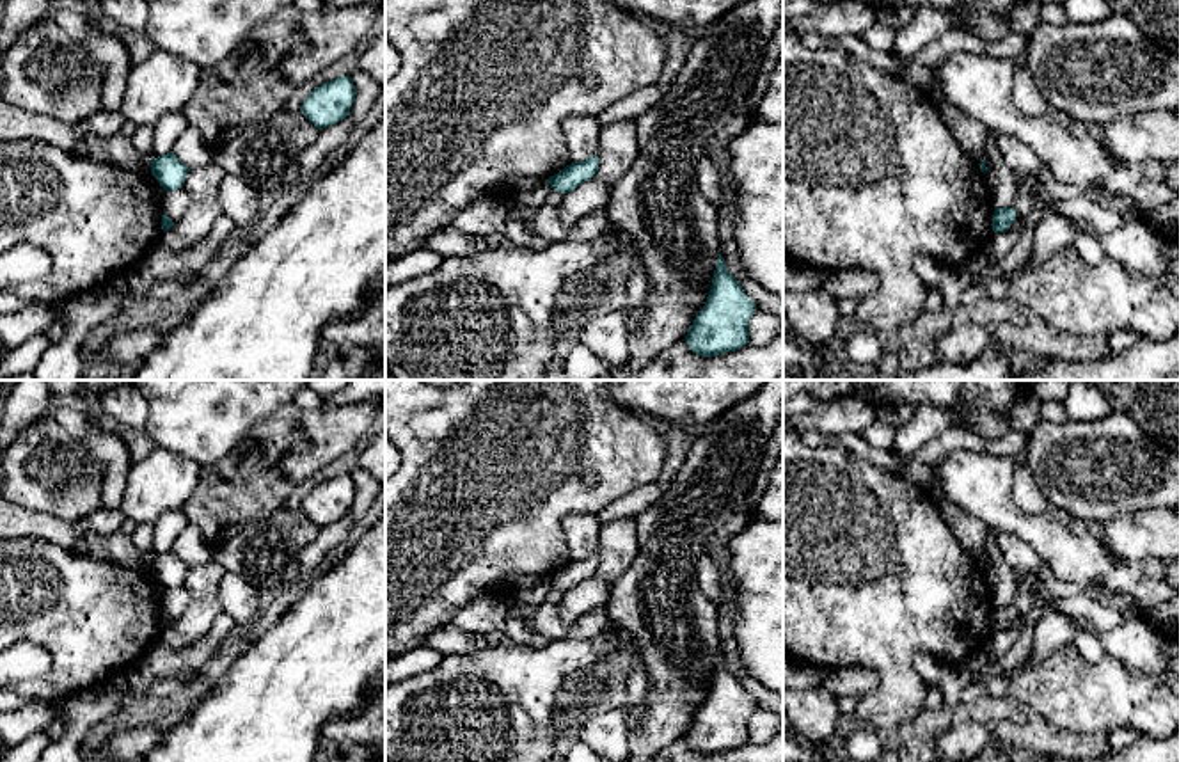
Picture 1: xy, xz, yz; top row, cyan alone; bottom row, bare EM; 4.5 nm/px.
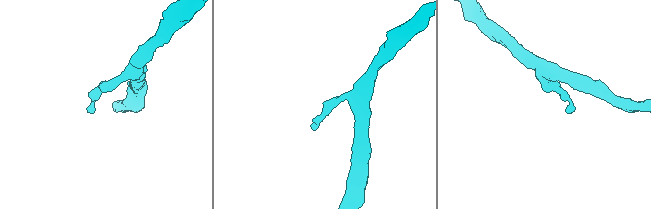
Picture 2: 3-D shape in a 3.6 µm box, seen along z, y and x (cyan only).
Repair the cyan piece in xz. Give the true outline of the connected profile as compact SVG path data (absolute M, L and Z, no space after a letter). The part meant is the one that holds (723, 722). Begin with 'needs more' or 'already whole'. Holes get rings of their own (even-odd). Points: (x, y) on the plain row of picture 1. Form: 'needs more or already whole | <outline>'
already whole | M719 652L703 707L687 728L689 746L701 755L735 750L749 741L749 718L756 702L726 668Z

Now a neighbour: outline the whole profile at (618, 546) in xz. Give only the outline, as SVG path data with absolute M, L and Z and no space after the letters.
M618 519L602 524L597 549L597 575L613 586L613 583L632 565L637 552L636 519Z

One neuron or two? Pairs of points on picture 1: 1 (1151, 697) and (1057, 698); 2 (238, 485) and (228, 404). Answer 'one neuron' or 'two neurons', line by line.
1: one neuron
2: two neurons

